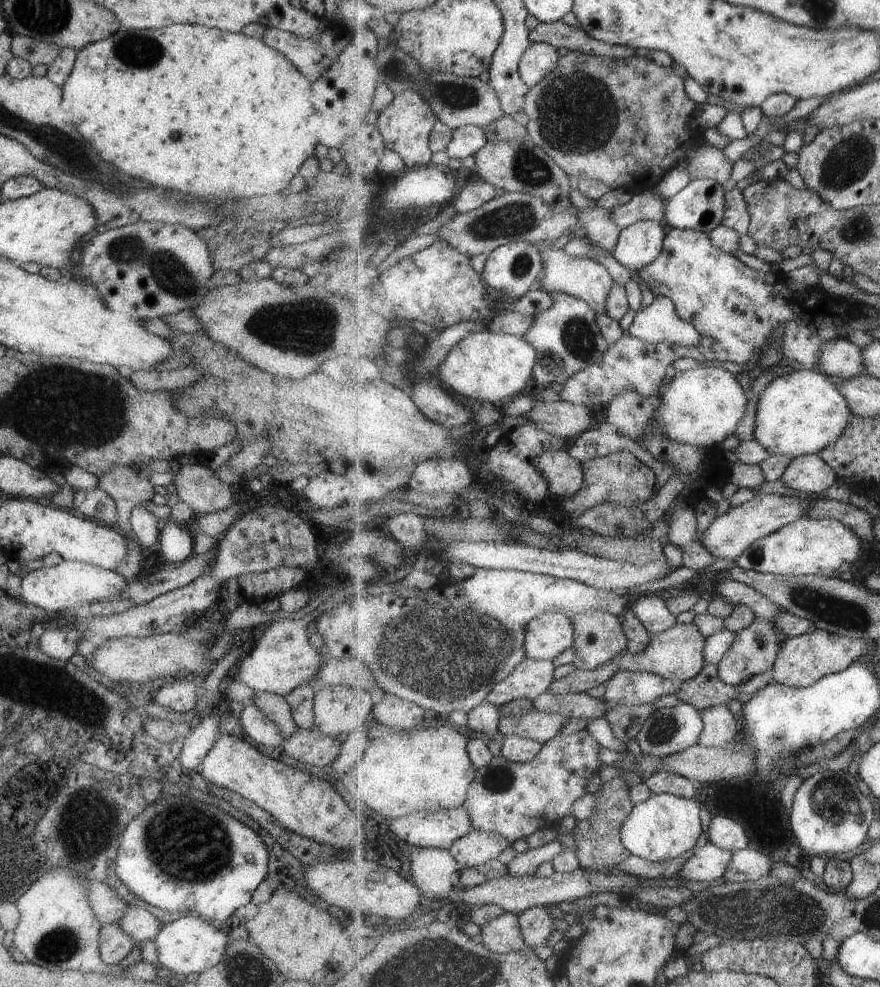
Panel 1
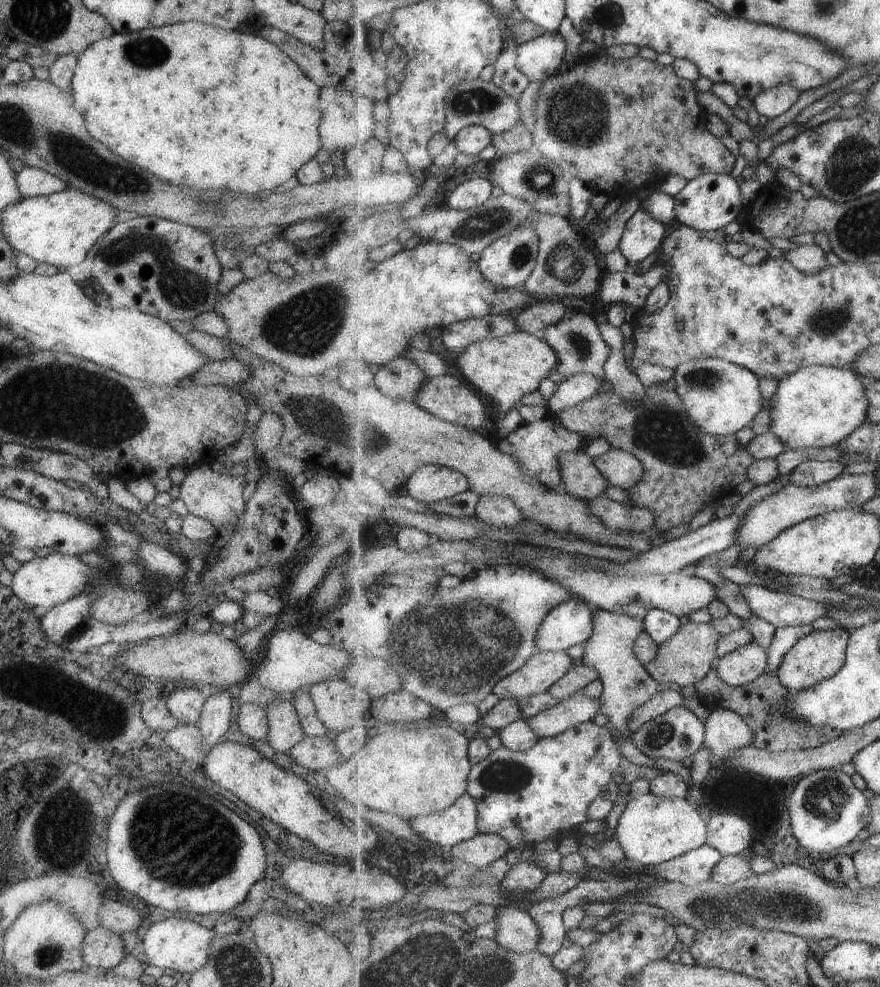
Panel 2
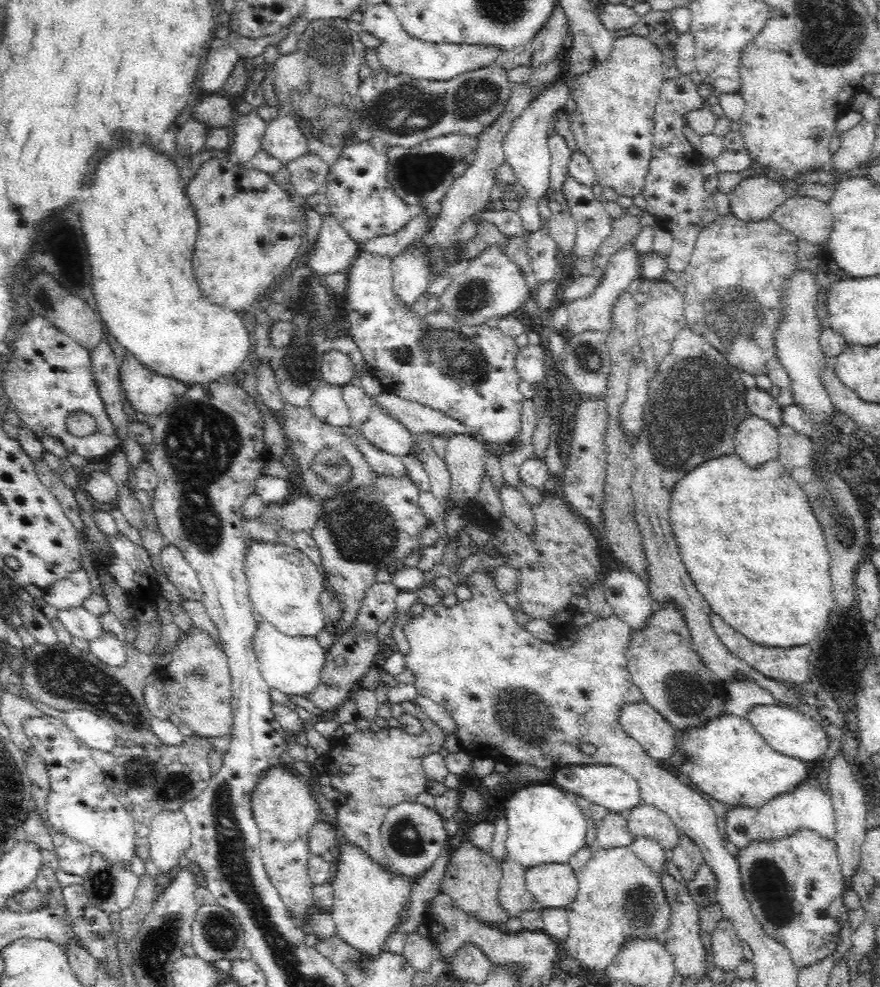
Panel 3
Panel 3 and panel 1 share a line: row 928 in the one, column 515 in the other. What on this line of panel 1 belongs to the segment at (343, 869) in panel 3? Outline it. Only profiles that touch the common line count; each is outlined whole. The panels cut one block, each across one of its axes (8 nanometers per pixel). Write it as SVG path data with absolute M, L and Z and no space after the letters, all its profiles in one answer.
M485 328L481 332L472 332L448 352L440 364L437 379L458 396L476 405L482 403L500 406L535 387L533 371L537 355L537 349L523 337L494 333Z

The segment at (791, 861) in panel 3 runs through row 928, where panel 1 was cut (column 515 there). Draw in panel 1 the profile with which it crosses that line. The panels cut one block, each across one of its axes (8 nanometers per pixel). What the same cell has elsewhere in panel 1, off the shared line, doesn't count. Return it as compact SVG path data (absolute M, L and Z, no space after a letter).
M585 728L568 736L556 736L544 744L544 750L536 759L528 763L516 763L499 754L484 767L477 769L476 779L468 790L468 799L464 807L468 808L472 816L474 828L480 831L499 833L505 836L510 844L519 839L526 839L539 828L554 827L559 825L566 816L573 814L573 804L577 798L585 794L587 780L593 772L598 773L598 768L603 763L600 760L602 746L595 742Z

